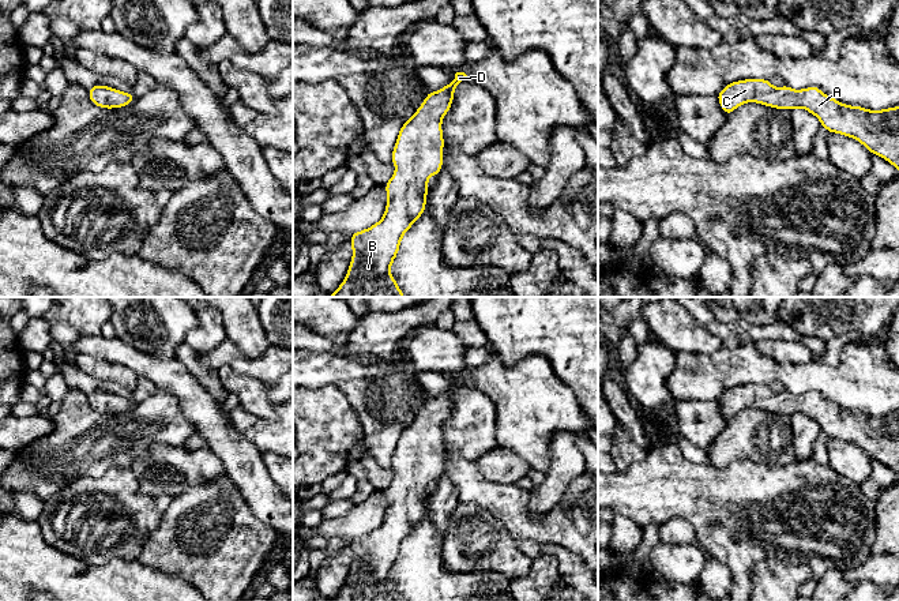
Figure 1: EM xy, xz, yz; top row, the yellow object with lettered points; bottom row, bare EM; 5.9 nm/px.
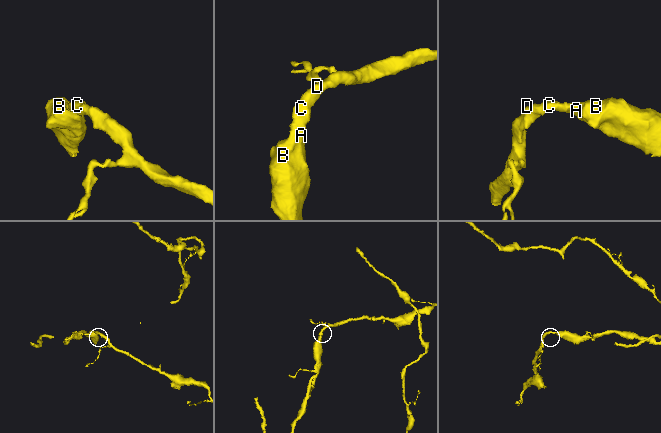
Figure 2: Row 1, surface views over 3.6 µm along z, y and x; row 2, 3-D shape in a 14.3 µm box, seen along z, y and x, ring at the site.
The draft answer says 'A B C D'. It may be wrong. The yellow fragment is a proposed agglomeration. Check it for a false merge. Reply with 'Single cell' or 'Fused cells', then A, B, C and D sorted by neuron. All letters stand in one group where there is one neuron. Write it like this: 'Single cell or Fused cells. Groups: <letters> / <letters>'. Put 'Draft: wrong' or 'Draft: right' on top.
Draft: right
Single cell. Groups: A B C D

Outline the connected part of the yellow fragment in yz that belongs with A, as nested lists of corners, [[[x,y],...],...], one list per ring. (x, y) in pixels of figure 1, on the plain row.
[[[766,384],[731,387],[715,403],[726,421],[746,407],[774,414],[806,414],[828,437],[858,446],[872,459],[883,462],[899,474],[899,412],[869,416],[840,409],[816,391],[794,395],[785,390],[776,394]]]

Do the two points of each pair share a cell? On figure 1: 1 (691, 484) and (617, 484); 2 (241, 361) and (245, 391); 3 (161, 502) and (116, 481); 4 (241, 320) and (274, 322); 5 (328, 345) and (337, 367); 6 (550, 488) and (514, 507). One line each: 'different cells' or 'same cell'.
1: same cell
2: different cells
3: different cells
4: different cells
5: different cells
6: different cells

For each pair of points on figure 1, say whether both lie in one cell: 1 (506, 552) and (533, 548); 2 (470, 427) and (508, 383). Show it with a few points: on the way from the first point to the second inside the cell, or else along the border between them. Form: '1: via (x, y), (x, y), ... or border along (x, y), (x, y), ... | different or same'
1: border along (512, 537), (512, 541), (533, 559) | different
2: border along (469, 382), (492, 401), (496, 416), (496, 432) | different

